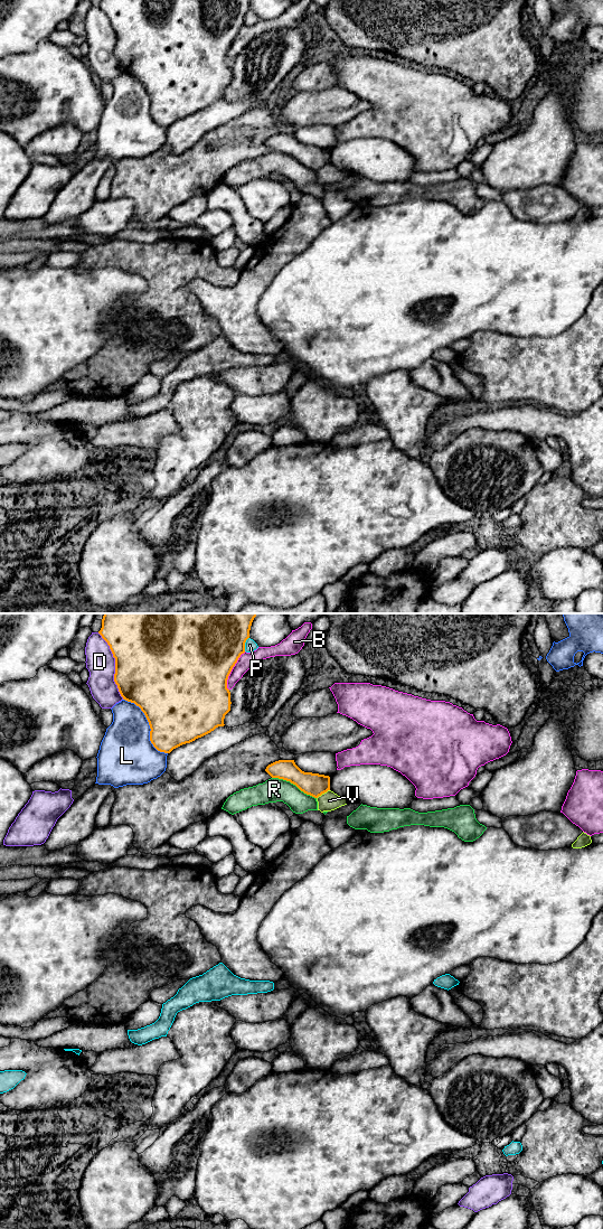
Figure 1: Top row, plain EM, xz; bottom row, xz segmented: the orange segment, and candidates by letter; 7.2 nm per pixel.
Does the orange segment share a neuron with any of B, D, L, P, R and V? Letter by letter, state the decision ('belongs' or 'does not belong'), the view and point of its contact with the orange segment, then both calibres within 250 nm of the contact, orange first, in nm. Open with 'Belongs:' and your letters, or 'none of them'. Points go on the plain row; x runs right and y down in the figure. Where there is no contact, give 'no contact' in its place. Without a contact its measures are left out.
Belongs: none of them
B: does not belong | xz (231, 44) | 500/110 nm
D: does not belong | xz (115, 39) | 500/200 nm
L: does not belong | xz (149, 97) | 500/380 nm
P: does not belong | xz (244, 17) | 380/80 nm
R: does not belong | xz (294, 157) | 160/170 nm
V: does not belong | xz (322, 166) | 160/140 nm

